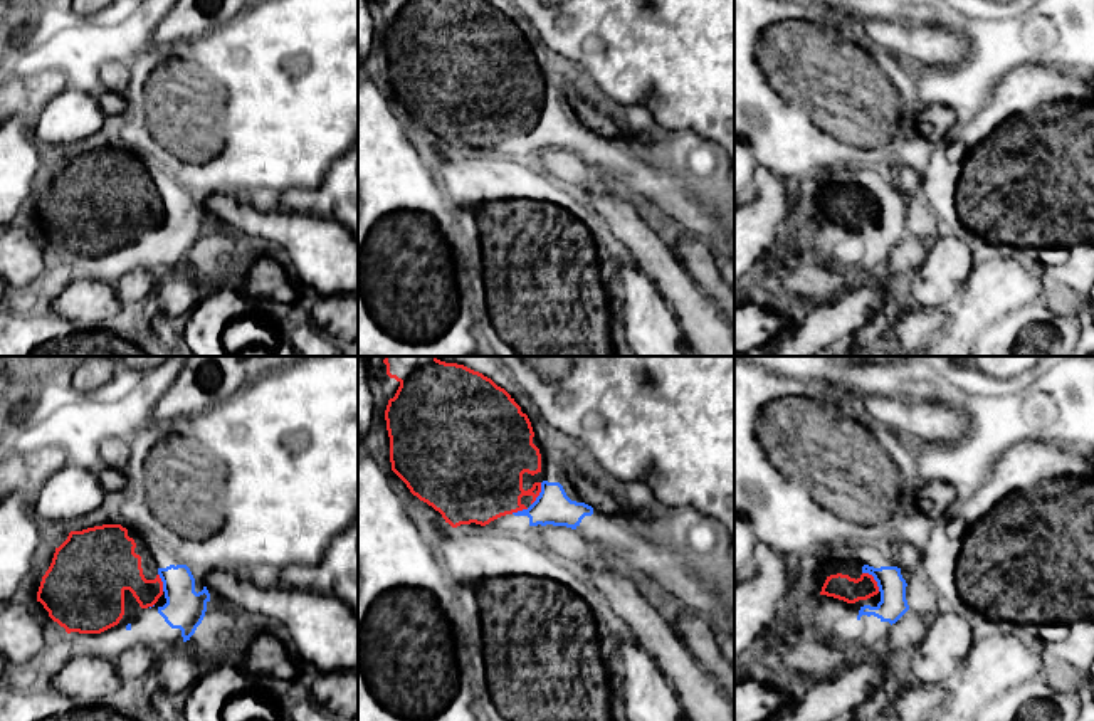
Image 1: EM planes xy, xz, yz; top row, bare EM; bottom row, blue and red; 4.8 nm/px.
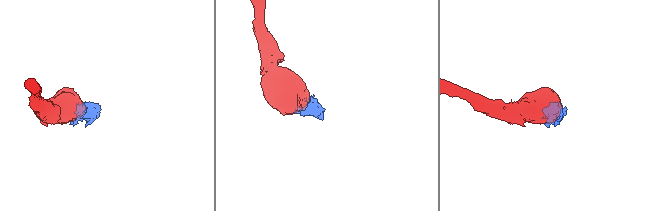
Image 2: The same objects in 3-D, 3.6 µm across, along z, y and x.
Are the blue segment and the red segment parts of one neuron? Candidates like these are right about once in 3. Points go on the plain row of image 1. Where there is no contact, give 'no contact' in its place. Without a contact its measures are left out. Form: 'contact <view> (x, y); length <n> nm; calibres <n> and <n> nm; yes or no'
contact yz (874, 202); length 130 nm; calibres 140 and 120 nm; yes

